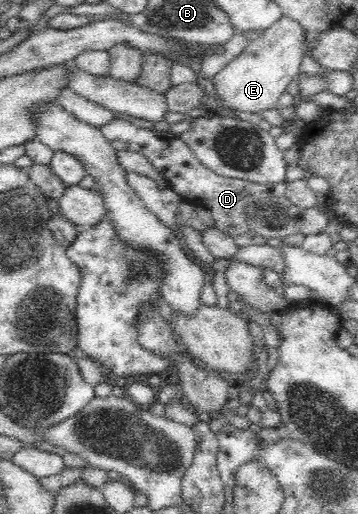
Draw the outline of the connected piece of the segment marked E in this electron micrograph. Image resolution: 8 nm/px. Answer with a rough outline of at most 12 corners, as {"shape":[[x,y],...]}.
{"shape":[[283,16],[212,79],[221,106],[276,108],[309,33]]}

